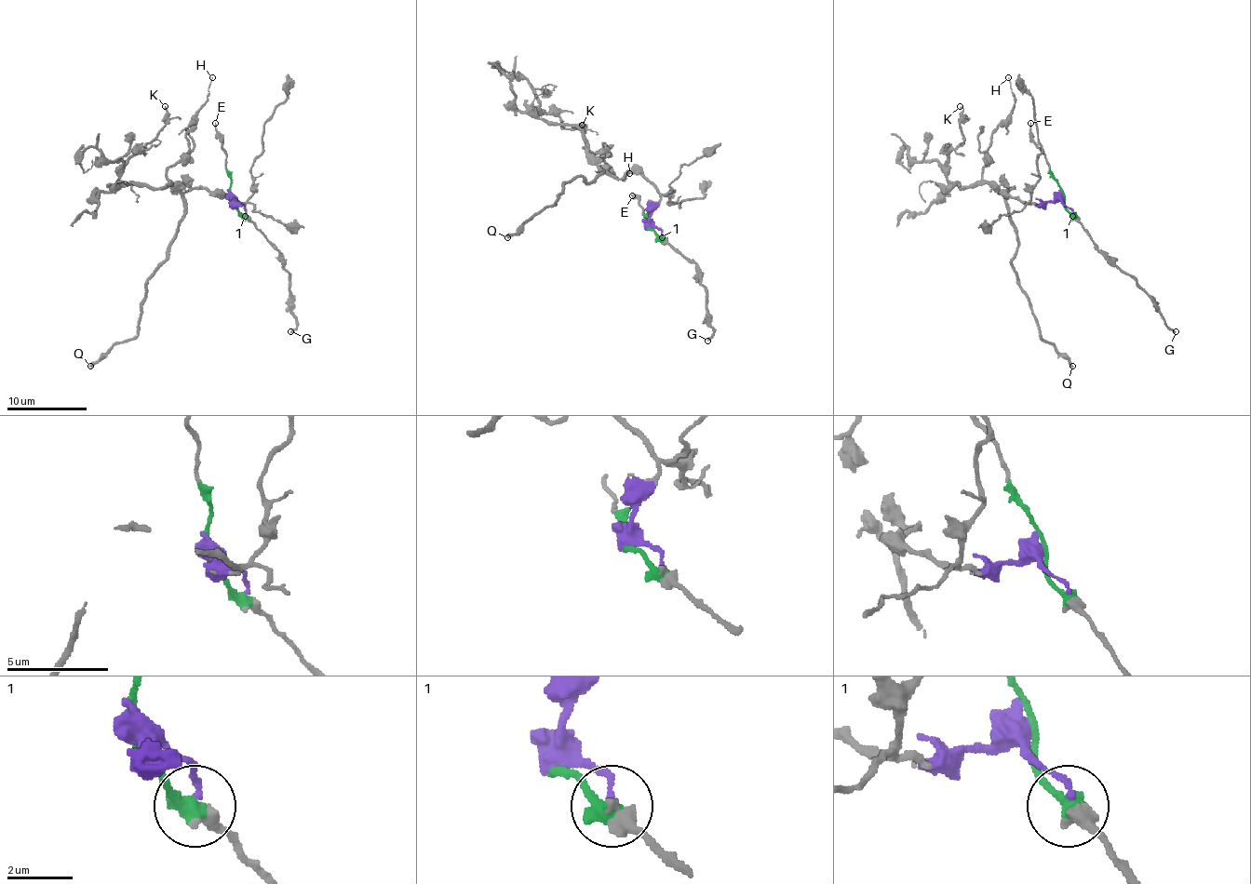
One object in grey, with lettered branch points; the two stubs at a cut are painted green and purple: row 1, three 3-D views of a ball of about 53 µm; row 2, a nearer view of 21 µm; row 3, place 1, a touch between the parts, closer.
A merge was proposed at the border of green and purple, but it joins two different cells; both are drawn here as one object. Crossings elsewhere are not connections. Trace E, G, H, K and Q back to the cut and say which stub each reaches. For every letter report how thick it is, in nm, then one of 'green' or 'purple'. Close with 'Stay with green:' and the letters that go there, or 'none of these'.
E: 140 nm | green
G: 190 nm | green
H: 80 nm | purple
K: 140 nm | purple
Q: 320 nm | purple
Stay with green: E, G

